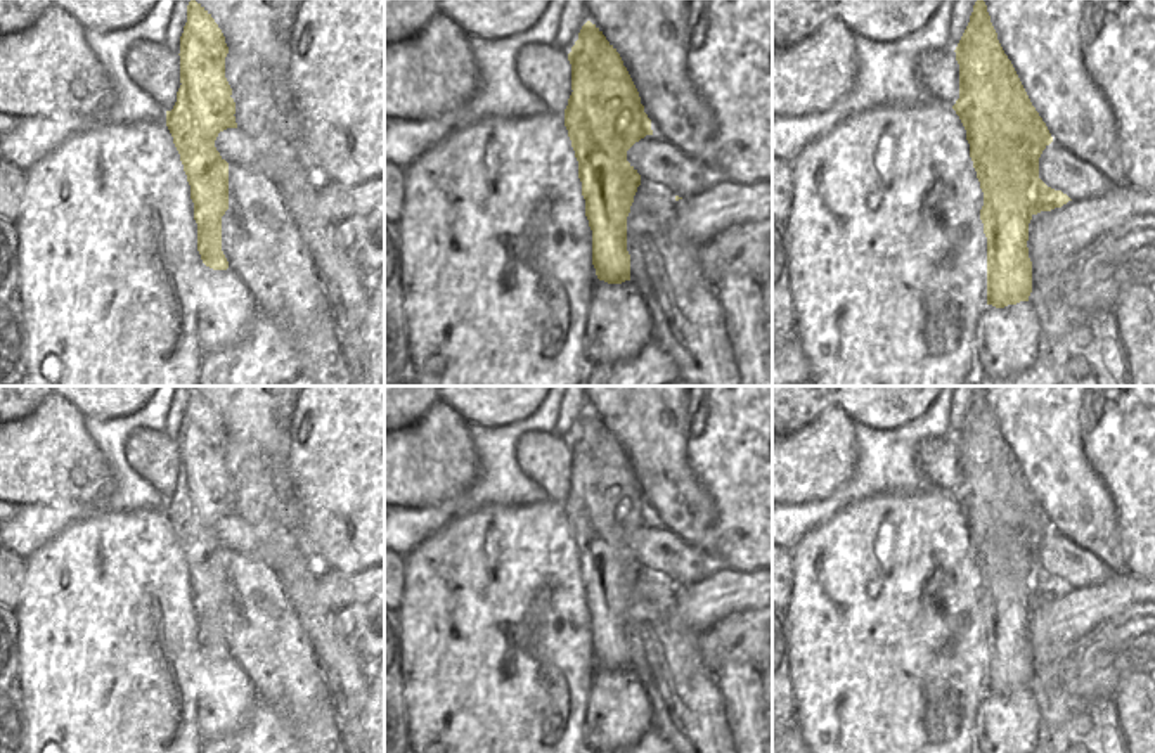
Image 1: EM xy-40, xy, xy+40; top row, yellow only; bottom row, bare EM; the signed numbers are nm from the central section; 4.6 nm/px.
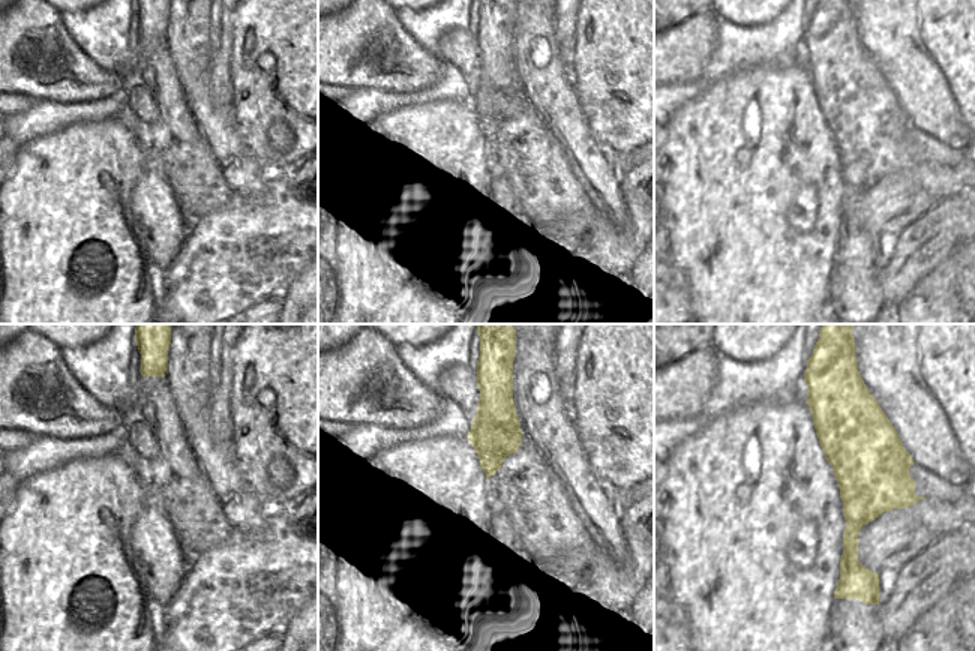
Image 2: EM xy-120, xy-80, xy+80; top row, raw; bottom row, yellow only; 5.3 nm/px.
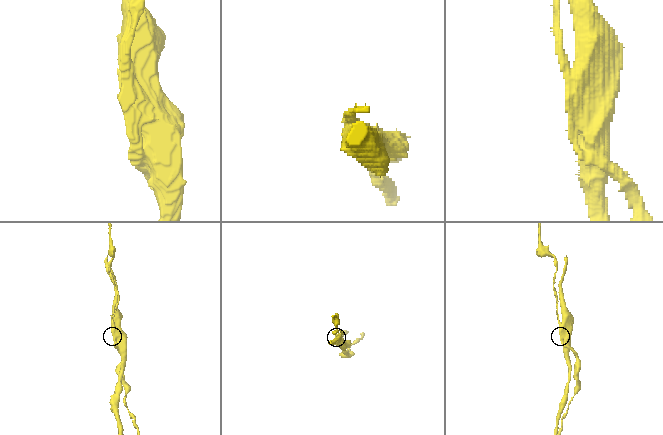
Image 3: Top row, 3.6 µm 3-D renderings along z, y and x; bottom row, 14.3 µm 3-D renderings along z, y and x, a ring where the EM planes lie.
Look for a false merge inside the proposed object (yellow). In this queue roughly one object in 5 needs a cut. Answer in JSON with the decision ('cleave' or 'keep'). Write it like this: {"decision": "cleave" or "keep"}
{"decision": "cleave"}

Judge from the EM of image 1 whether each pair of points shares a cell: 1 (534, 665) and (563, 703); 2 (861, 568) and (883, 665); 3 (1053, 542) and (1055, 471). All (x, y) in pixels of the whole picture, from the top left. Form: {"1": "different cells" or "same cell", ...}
{"1": "same cell", "2": "same cell", "3": "different cells"}

